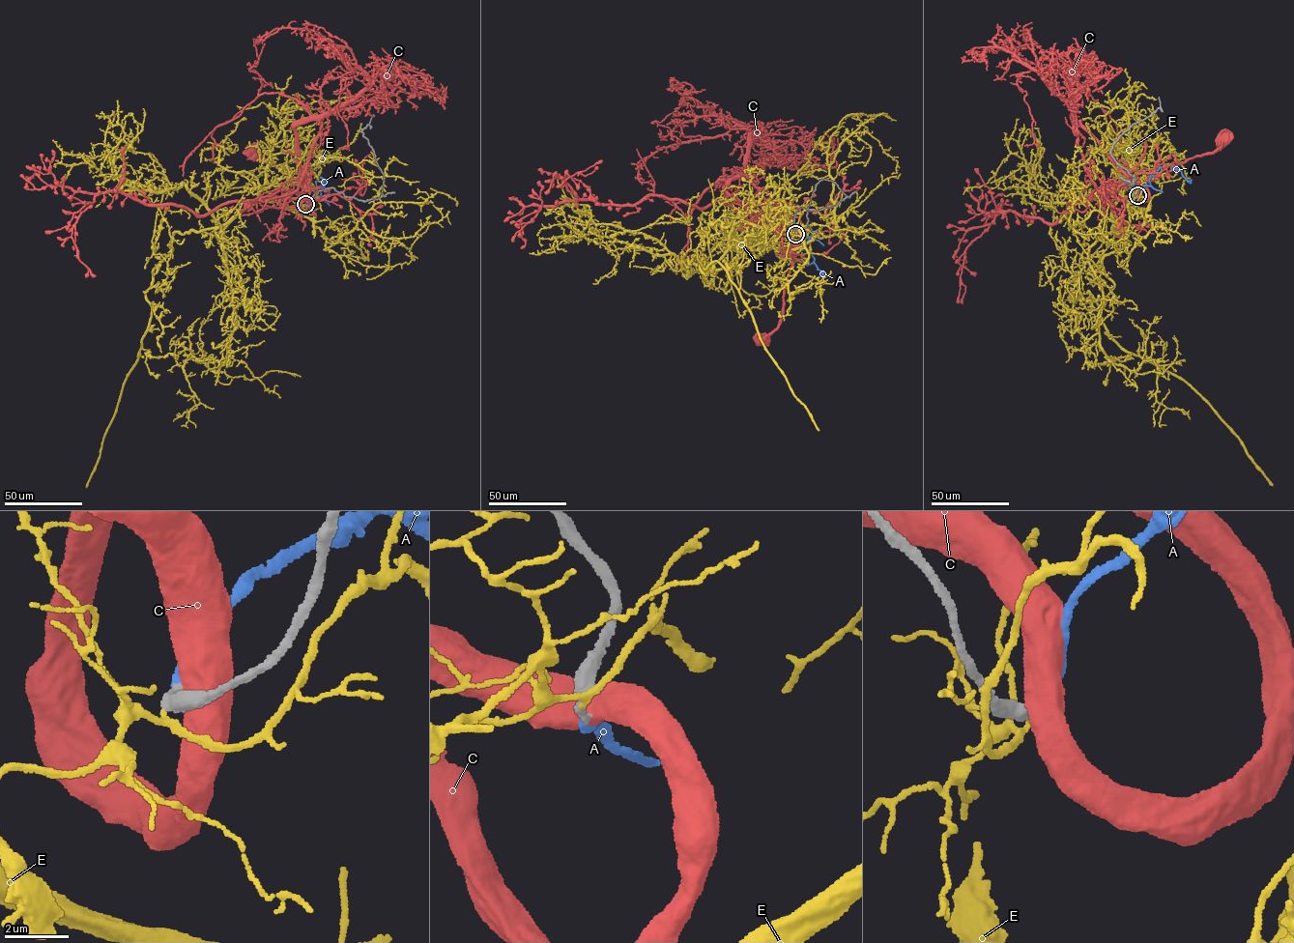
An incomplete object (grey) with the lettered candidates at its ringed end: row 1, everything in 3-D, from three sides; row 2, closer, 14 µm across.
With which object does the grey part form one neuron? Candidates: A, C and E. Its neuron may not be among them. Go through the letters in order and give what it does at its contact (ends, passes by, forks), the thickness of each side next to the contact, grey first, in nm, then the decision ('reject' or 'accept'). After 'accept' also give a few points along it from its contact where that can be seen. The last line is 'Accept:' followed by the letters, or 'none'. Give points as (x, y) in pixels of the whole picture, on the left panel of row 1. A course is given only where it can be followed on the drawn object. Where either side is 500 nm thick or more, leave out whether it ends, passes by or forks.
A: it ends there; 300 nm thick on the grey side, 240 nm on the other; accept; it runs (305, 204), (315, 196), (322, 197), (329, 193), (323, 184), (326, 181), (320, 197), (317, 194)
C: 280 nm thick on the grey side, 800 nm on the other; reject
E: it passes by; 480 nm thick on the grey side, 170 nm on the other; reject
Accept: A

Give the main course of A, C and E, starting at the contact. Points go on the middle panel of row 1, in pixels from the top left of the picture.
A: (795, 234), (810, 238), (812, 235), (805, 245), (821, 271), (819, 276)
C: (795, 234), (800, 241), (795, 246), (789, 233), (792, 237), (794, 258), (786, 282), (780, 325), (762, 340)
E: (795, 233), (738, 239), (706, 279), (703, 258), (700, 267), (723, 267), (819, 430)

